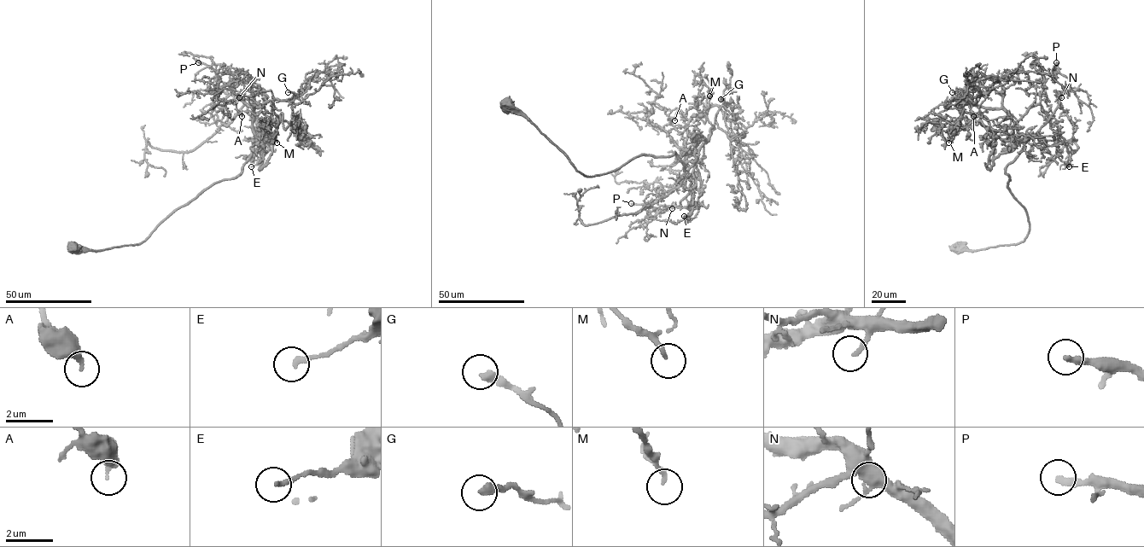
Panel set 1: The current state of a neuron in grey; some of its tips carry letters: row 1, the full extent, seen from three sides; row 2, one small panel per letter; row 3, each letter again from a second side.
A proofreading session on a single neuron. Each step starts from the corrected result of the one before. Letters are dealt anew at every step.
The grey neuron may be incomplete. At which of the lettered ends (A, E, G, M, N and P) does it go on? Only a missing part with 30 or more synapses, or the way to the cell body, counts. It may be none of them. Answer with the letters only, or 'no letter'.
N, P

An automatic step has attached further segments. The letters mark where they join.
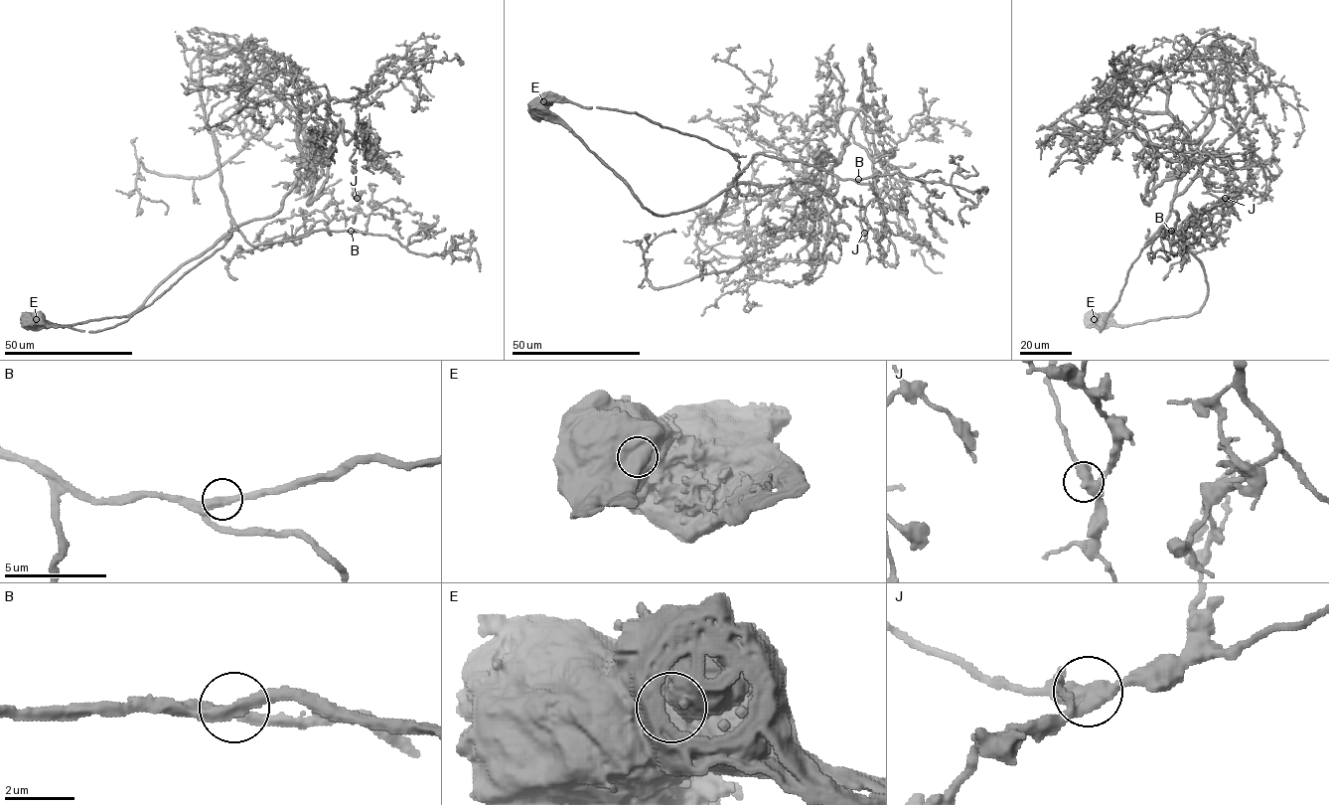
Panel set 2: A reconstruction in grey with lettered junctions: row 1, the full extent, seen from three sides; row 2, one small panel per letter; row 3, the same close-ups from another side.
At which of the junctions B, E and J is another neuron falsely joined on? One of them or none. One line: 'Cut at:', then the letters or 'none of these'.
Cut at: E

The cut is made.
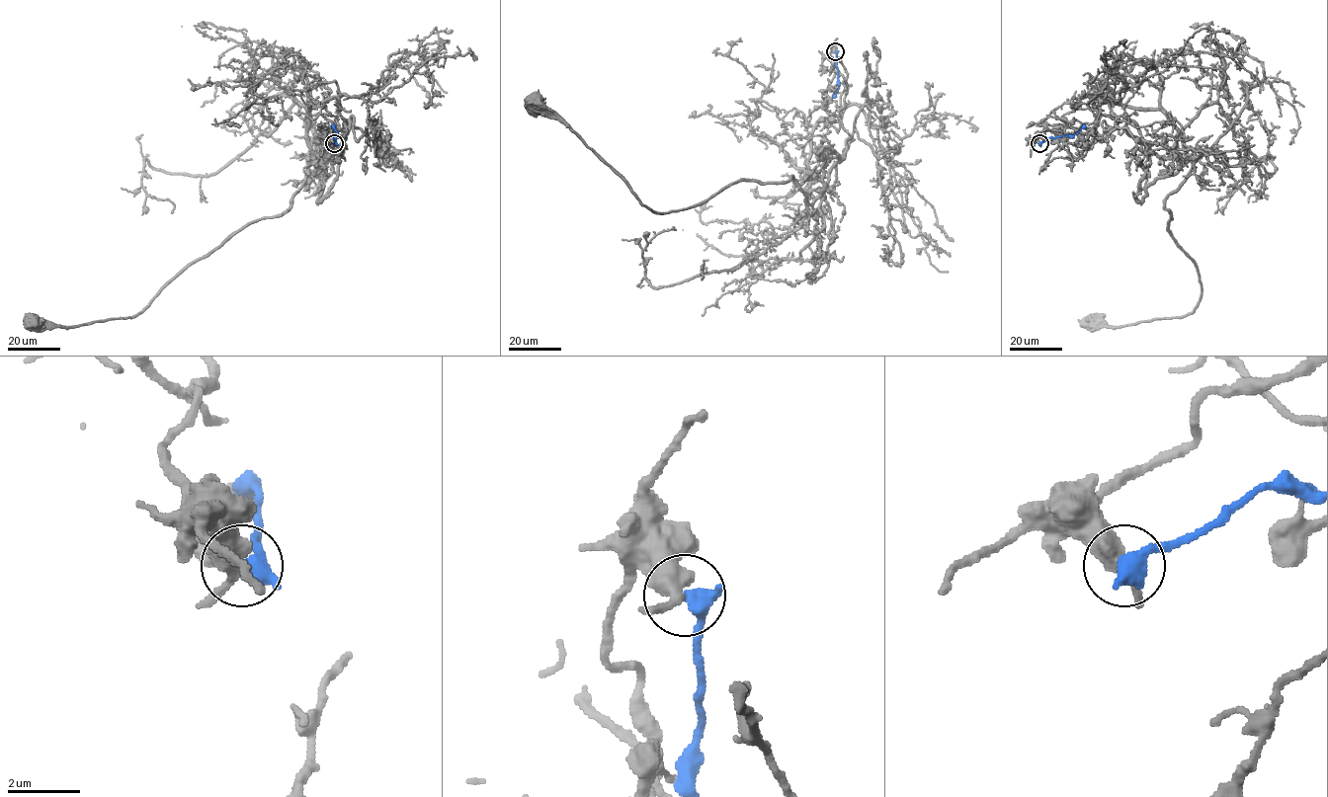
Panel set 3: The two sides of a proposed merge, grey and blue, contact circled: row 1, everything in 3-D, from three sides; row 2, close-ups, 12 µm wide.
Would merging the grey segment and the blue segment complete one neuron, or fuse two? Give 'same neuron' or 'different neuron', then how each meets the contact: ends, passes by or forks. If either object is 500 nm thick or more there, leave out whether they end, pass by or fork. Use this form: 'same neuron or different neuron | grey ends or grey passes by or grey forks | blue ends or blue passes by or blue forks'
different neuron

